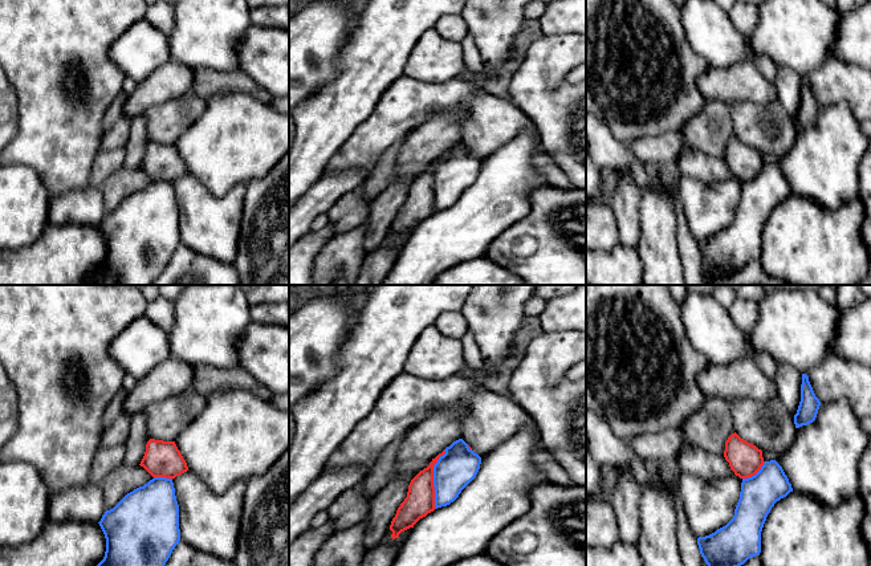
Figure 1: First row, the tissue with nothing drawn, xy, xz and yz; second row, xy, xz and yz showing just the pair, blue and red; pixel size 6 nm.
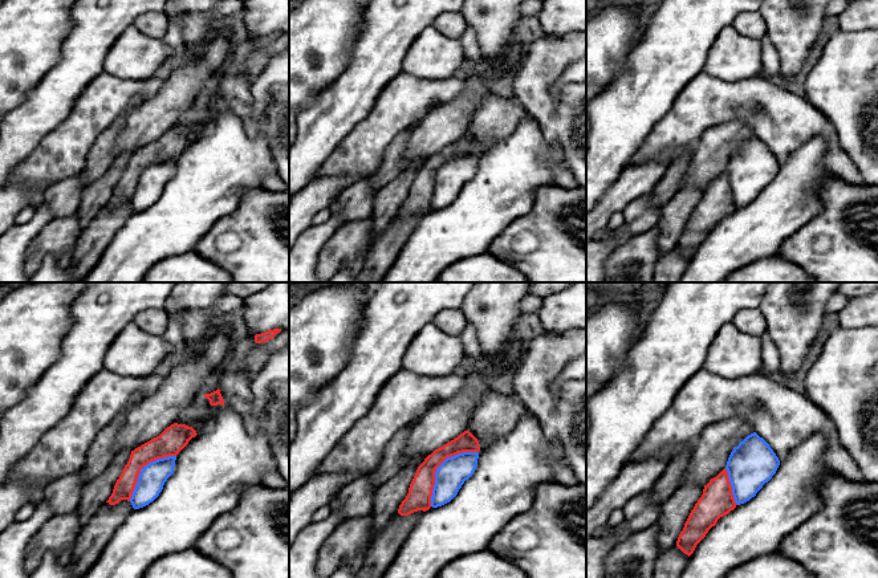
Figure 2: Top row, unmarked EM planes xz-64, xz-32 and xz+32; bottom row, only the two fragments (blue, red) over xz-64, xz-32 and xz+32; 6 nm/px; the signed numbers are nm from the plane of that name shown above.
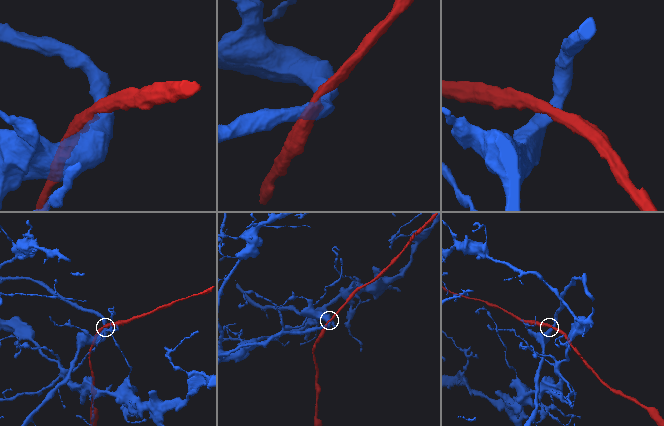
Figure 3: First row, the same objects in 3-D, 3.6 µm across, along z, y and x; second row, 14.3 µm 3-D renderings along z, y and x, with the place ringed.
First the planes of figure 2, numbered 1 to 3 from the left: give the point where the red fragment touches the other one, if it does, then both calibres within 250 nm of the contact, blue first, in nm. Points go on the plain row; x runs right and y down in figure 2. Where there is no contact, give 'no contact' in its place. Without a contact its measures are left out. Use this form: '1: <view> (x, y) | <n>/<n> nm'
1: xz-64 (142, 171) | 160/160 nm
2: xz-32 (438, 170) | 180/140 nm
3: xz+32 (731, 188) | 280/190 nm

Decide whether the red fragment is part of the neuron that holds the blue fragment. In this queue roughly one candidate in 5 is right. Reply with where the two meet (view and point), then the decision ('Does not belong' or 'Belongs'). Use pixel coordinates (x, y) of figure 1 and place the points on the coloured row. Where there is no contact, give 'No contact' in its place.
Touches blue at xz (434, 479). Does not belong

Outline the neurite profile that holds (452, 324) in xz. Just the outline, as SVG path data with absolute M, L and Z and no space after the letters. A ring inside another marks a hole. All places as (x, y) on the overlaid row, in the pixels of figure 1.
M444 311L435 321L436 329L449 338L461 339L469 330L468 322L461 311Z

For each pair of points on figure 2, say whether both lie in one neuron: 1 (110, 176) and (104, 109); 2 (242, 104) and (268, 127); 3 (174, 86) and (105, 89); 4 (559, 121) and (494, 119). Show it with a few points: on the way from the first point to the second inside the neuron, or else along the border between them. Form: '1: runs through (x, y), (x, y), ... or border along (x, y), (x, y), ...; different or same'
1: border along (127, 106), (96, 139), (88, 154); different
2: runs through (244, 113), (255, 126), (259, 126); same
3: border along (163, 81), (163, 85), (145, 101); different
4: border along (512, 98), (528, 113); different

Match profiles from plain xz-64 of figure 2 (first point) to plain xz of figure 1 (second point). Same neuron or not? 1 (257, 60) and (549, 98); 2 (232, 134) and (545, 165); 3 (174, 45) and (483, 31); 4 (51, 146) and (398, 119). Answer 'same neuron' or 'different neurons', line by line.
1: same neuron
2: different neurons
3: different neurons
4: same neuron

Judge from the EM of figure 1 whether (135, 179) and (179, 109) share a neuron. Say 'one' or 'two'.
one

